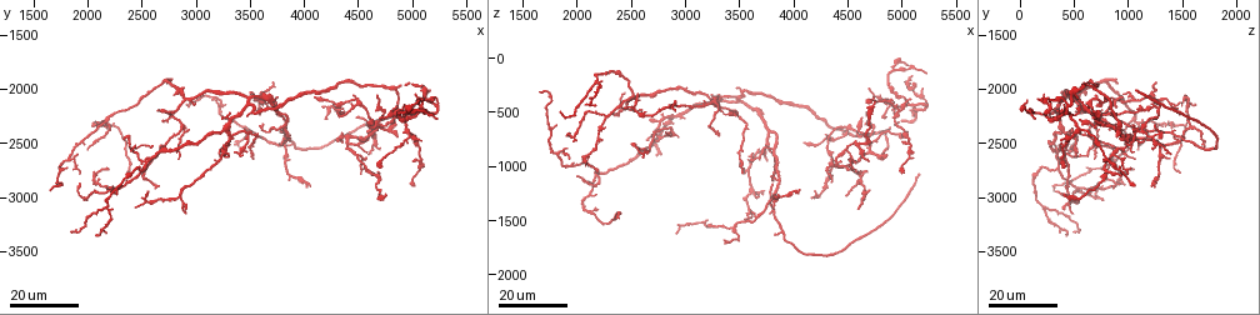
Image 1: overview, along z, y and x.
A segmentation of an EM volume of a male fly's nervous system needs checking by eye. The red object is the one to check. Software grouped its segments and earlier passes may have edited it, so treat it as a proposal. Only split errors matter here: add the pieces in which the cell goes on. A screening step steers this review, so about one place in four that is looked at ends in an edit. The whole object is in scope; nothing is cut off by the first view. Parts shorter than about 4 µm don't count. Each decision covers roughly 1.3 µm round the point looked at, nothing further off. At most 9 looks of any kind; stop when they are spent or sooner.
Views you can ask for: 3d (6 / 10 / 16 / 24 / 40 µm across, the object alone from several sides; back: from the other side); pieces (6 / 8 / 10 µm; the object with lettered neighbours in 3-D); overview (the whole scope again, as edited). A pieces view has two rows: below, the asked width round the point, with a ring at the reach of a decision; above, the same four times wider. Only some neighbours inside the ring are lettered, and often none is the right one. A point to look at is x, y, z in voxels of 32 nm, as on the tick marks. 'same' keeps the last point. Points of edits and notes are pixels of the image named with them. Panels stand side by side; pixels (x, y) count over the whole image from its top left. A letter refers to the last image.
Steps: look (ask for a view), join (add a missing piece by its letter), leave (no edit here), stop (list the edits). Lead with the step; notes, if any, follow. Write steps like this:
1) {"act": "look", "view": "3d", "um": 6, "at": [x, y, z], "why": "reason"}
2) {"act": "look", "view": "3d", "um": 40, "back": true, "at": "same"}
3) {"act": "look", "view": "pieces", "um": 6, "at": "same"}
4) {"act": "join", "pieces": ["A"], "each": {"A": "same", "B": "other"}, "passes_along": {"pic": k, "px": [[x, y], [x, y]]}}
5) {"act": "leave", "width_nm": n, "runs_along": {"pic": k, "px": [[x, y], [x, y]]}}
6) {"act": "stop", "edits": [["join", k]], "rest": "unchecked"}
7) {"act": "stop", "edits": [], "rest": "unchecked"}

{"act": "look", "view": "3d", "um": 16, "at": [2840, 2640, 700], "why": "tapers out"}

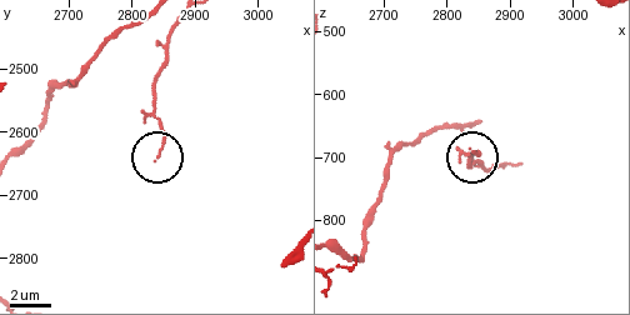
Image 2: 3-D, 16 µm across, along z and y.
{"act": "look", "view": "3d", "um": 10, "at": [2845, 2640, 690]}

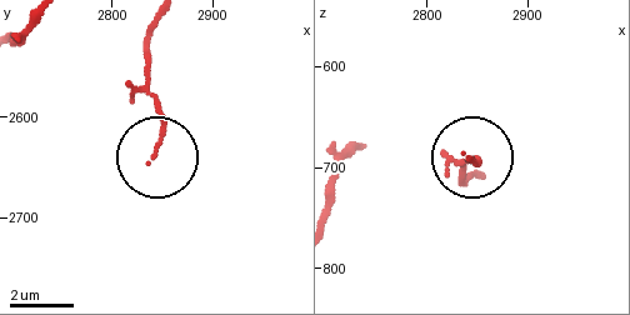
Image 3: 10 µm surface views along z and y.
{"act": "look", "view": "pieces", "um": 6, "at": [2842, 2638, 692]}

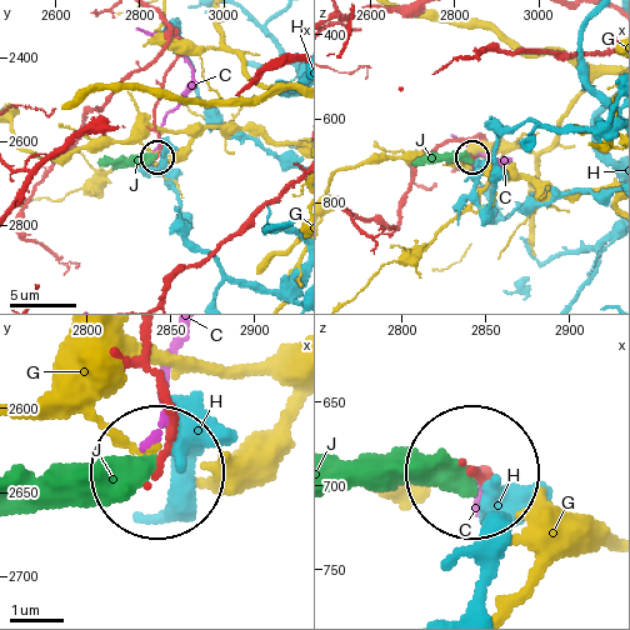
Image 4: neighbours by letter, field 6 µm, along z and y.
{"act": "leave", "each": {"C": "other", "G": "other", "H": "other", "J": "other"}, "runs_along": {"pic": 4, "px": [[150, 348], [164, 464]]}, "found": "none of them fits"}

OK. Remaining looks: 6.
{"act": "look", "view": "3d", "um": 24, "at": [3640, 2480, 1440], "why": "free end"}

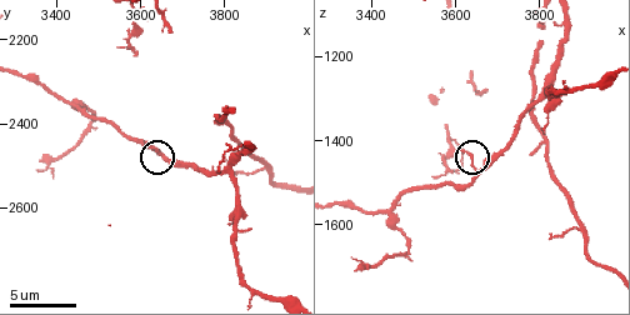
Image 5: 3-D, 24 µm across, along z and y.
{"act": "look", "view": "pieces", "um": 10, "at": [3615, 2445, 1430]}

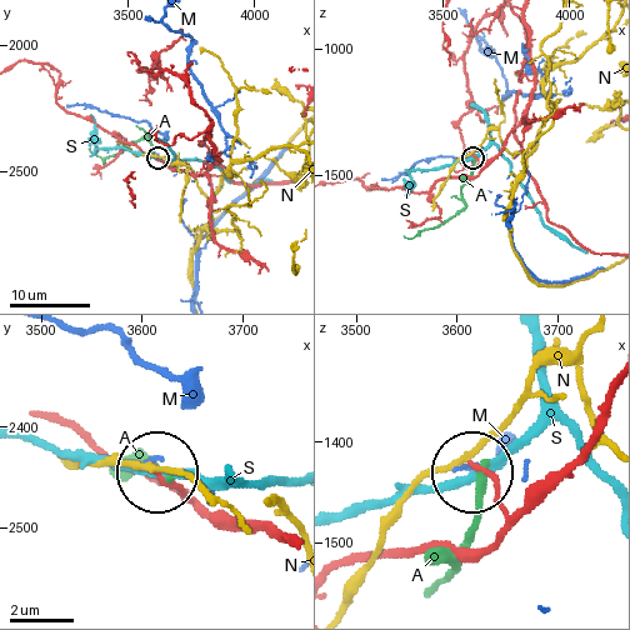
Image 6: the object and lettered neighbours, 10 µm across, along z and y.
{"act": "leave", "each": {"A": "other", "M": "other", "N": "other", "S": "other"}, "runs_along": {"pic": 6, "px": [[608, 405], [600, 430], [519, 508], [503, 503], [474, 470]]}, "found": "none of them fits"}

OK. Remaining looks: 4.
{"act": "look", "view": "3d", "um": 24, "at": [2900, 3100, 400]}

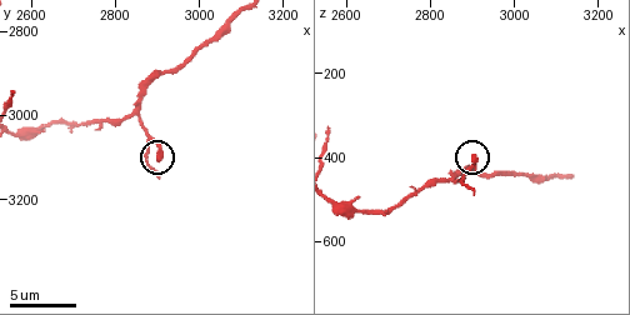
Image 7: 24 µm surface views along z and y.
{"act": "look", "view": "pieces", "um": 6, "at": [2905, 3105, 400]}

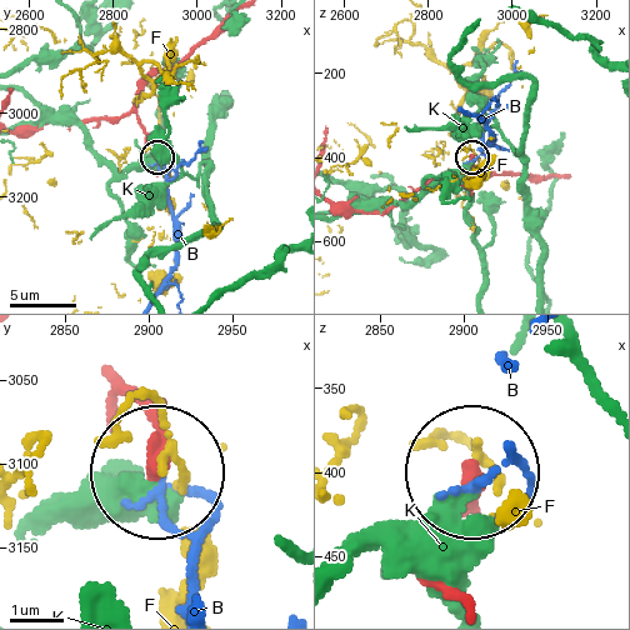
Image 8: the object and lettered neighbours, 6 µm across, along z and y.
{"act": "leave", "each": {"B": "other", "F": "other", "K": "other"}, "found": "no lettered piece goes on from it"}

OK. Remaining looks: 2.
{"act": "look", "view": "3d", "um": 16, "at": [5160, 2020, 1080], "why": "branch stops here"}

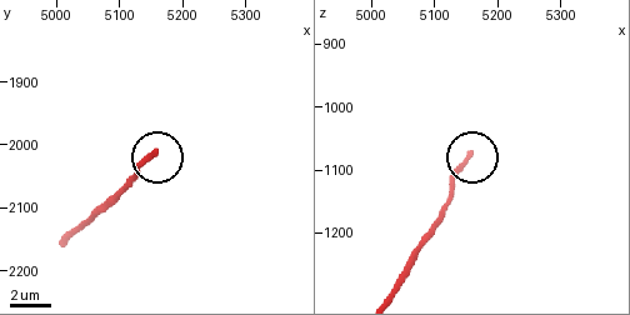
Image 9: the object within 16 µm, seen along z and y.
{"act": "look", "view": "pieces", "um": 8, "at": [5160, 2010, 1075], "why": "what lies round it"}

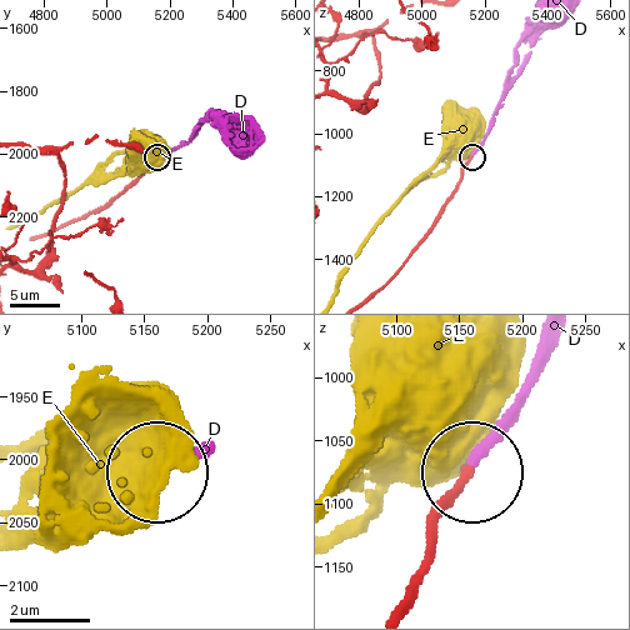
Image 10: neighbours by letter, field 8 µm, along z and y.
{"act": "join", "pieces": ["D"], "each": {"D": "same", "E": "other"}, "passes_along": {"pic": 10, "px": [[458, 181], [488, 130], [529, 21]]}, "found": "the cell continues"}

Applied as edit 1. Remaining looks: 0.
{"act": "stop", "edits": [["join", 10]], "rest": "unchecked"}

